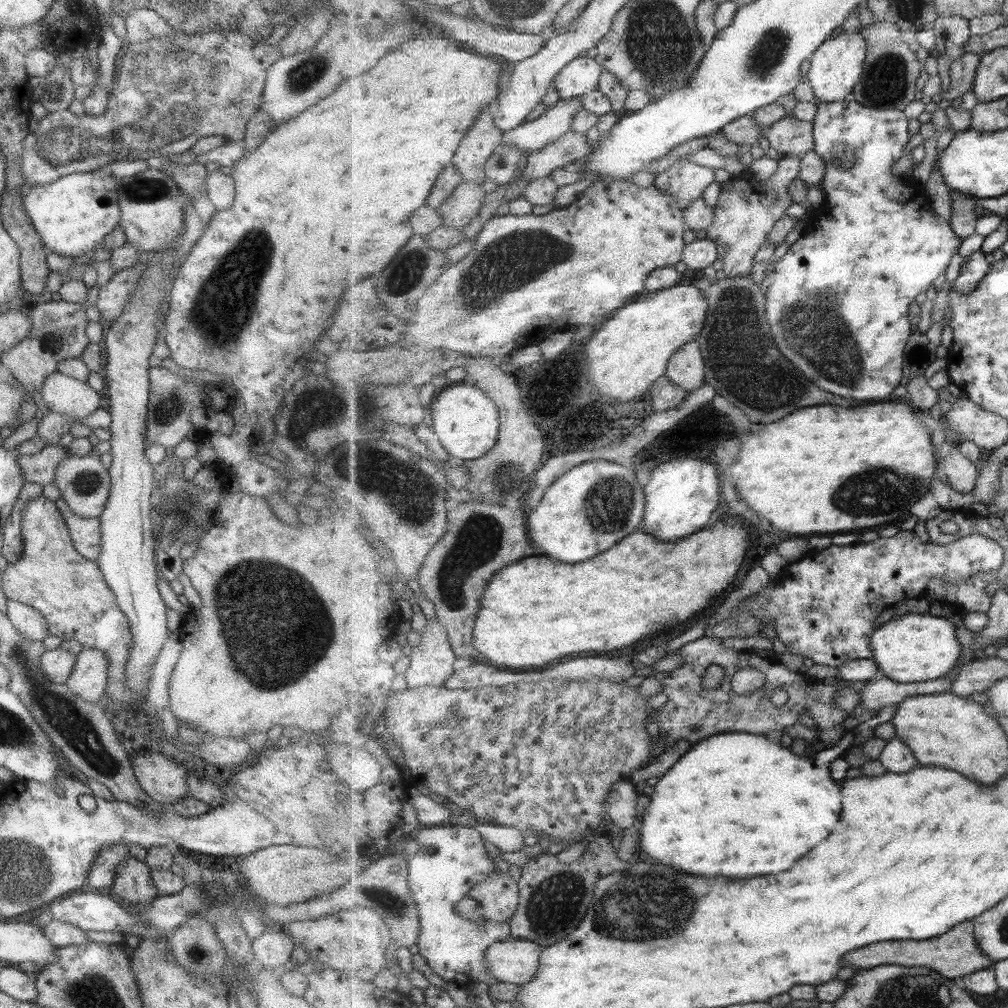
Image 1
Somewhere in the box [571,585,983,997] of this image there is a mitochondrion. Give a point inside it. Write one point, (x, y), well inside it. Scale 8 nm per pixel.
(648, 904)

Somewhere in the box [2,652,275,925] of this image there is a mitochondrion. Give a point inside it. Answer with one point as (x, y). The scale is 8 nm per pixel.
(219, 895)

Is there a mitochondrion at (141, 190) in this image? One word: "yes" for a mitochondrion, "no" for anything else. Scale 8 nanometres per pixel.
yes

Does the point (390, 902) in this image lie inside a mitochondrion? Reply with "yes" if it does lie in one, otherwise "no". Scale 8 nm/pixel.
yes

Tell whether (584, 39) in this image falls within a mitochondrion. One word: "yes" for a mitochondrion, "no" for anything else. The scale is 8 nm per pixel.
no

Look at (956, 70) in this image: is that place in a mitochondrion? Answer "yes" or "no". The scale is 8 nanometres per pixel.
no

